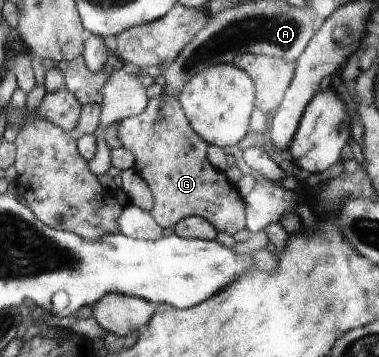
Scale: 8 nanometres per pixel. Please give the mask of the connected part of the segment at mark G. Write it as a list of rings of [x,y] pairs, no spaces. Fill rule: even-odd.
[[[157,96],[150,100],[142,114],[124,119],[117,126],[122,148],[129,150],[135,158],[135,170],[141,180],[145,180],[152,190],[153,209],[150,214],[161,228],[175,227],[187,217],[200,217],[211,222],[218,232],[226,232],[234,236],[246,228],[246,214],[243,201],[238,194],[233,181],[227,173],[218,172],[211,166],[207,157],[207,146],[195,130],[189,125],[189,120],[181,108],[178,98],[173,96]]]

